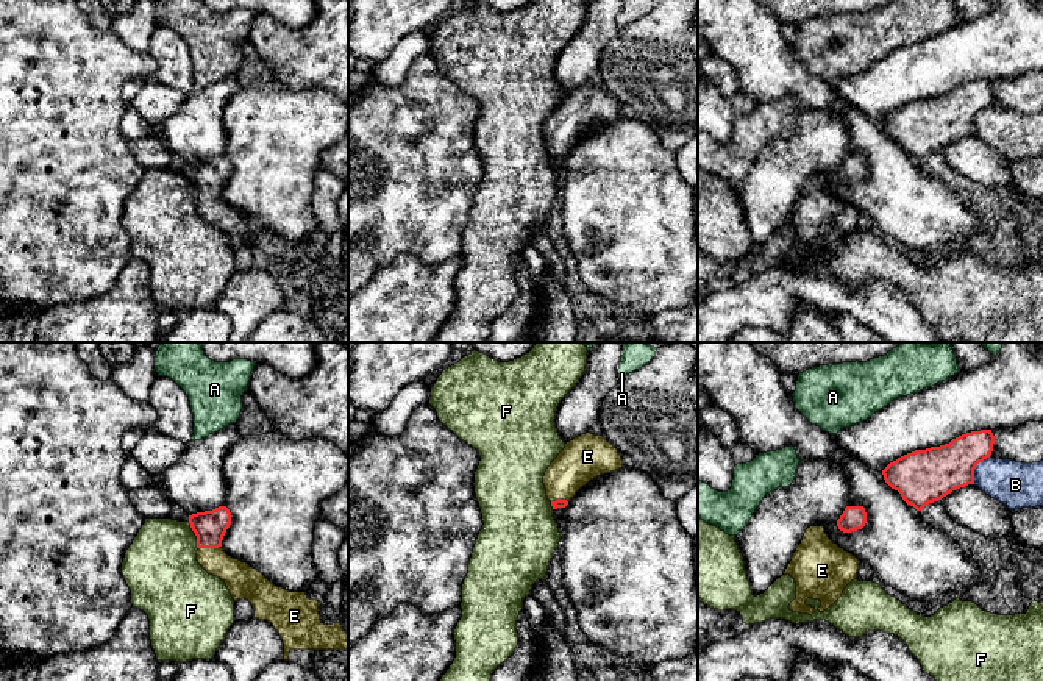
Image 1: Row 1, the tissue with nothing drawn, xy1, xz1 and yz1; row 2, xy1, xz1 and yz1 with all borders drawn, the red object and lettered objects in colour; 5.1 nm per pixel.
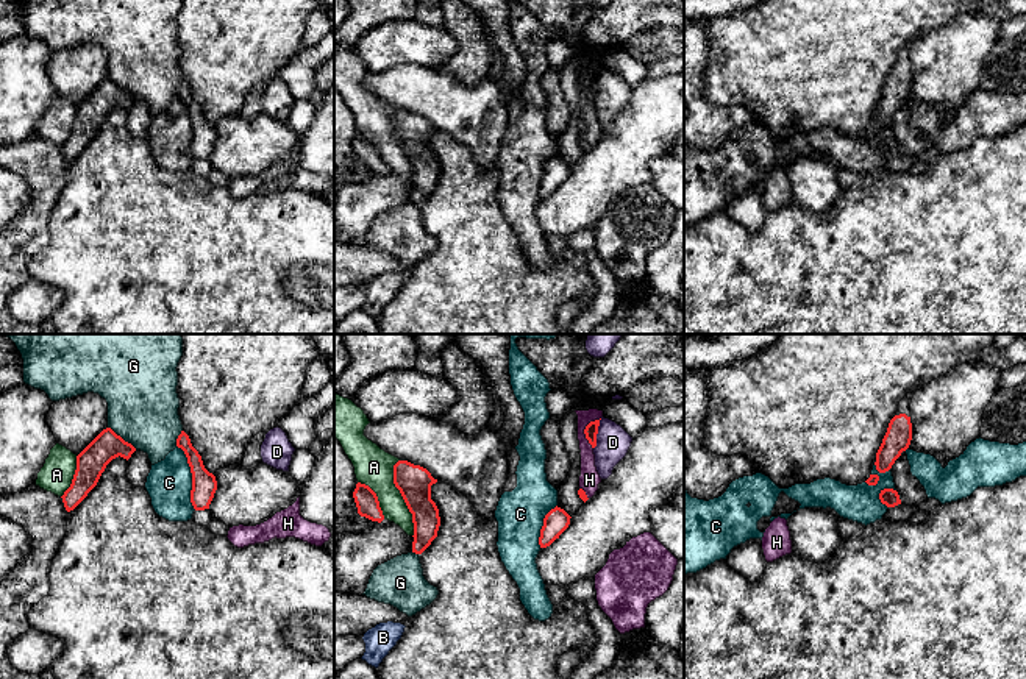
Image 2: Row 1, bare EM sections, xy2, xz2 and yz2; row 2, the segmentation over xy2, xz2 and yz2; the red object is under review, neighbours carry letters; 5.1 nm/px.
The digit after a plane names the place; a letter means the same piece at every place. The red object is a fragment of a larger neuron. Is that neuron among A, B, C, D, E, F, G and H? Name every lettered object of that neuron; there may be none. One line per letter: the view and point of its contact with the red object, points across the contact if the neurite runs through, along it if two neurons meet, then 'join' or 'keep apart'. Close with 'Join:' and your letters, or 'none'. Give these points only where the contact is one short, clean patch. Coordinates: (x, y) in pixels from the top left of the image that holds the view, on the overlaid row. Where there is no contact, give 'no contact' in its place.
A: meets red in xz2 at (403, 498); keep apart
B: meets red in yz1 at (975, 467); keep apart
C: meets red in xy2 at (192, 478); border along xy2 (177, 445), (189, 467), (191, 504), (195, 509); keep apart
D: meets red in xz2 at (597, 433); border along xz2 (602, 419), (594, 448); keep apart
E: meets red in xy1 at (210, 547); runs through xy1 (210, 527), (210, 547), (242, 581); join
F: meets red in xy1 at (195, 534); border along xy1 (188, 522), (195, 536), (197, 549); keep apart
G: meets red in xy2 at (121, 437); keep apart
H: meets red in xz2 at (584, 431); border along xz2 (600, 417), (592, 420), (584, 430), (584, 437), (592, 448); keep apart
Join: E

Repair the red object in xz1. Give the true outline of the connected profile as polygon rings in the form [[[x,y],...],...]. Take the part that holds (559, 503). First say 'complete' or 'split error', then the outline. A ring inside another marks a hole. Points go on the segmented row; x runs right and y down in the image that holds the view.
split error; [[[581,434],[546,469],[543,484],[553,509],[565,508],[590,480],[623,467],[618,450],[603,436]]]

